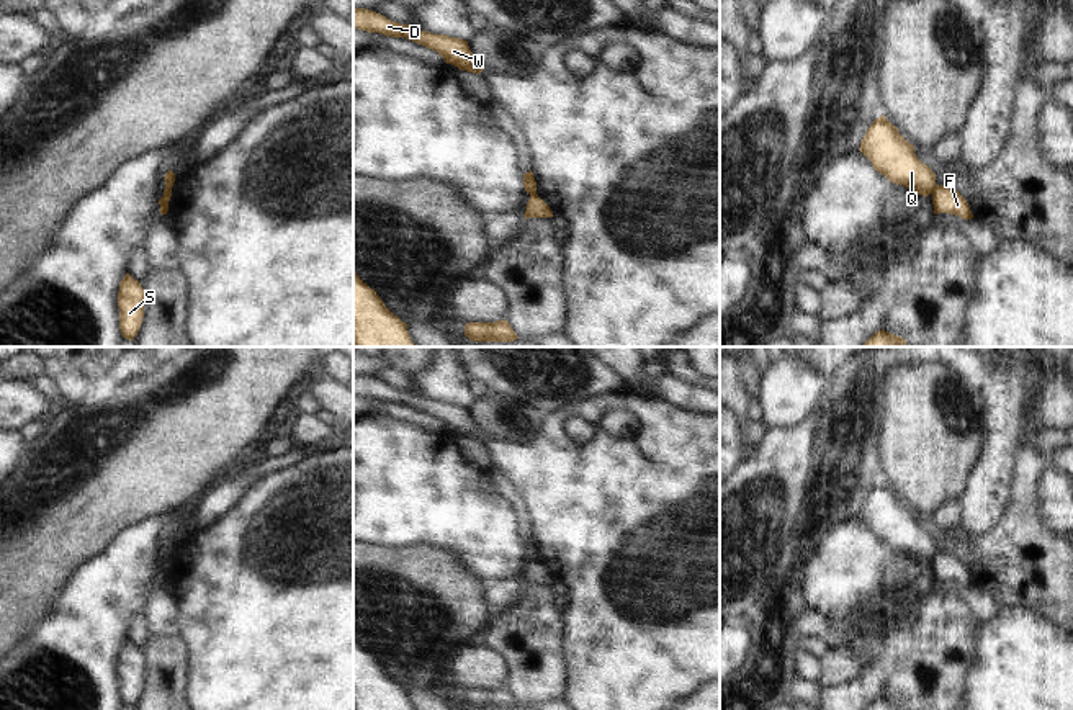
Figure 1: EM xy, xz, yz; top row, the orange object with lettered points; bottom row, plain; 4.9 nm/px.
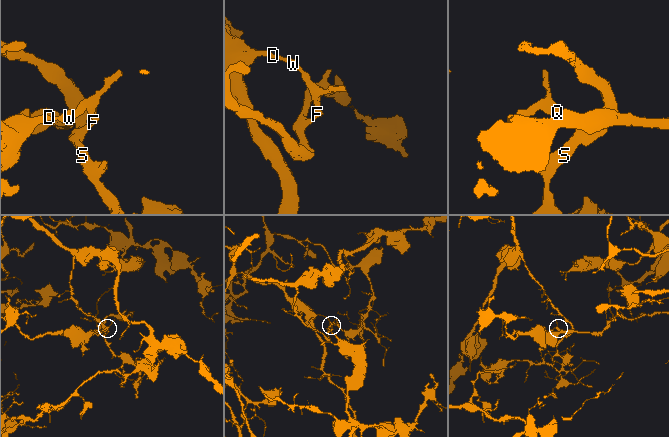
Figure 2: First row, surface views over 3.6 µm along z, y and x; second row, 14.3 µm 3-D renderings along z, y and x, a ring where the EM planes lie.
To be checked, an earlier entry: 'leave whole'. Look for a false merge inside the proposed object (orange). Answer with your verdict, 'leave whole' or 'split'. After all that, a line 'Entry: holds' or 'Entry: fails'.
split
Entry: fails

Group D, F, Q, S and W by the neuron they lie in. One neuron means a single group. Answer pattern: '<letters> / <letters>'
D Q W / F S

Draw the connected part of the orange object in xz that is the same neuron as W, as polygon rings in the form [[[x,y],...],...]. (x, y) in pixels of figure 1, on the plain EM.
[[[366,375],[353,376],[353,394],[368,399],[379,399],[391,404],[406,404],[432,417],[437,417],[445,425],[447,430],[451,430],[460,437],[473,440],[483,438],[483,432],[471,419],[468,407],[463,407],[460,404],[419,398],[412,391],[401,391],[391,388],[381,380]]]

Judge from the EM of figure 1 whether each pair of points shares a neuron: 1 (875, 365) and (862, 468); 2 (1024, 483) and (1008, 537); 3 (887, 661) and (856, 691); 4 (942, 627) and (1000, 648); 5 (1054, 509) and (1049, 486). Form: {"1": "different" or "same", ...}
{"1": "same", "2": "same", "3": "same", "4": "different", "5": "same"}

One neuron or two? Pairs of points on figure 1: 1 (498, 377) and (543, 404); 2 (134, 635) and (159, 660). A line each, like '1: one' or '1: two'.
1: one
2: two

